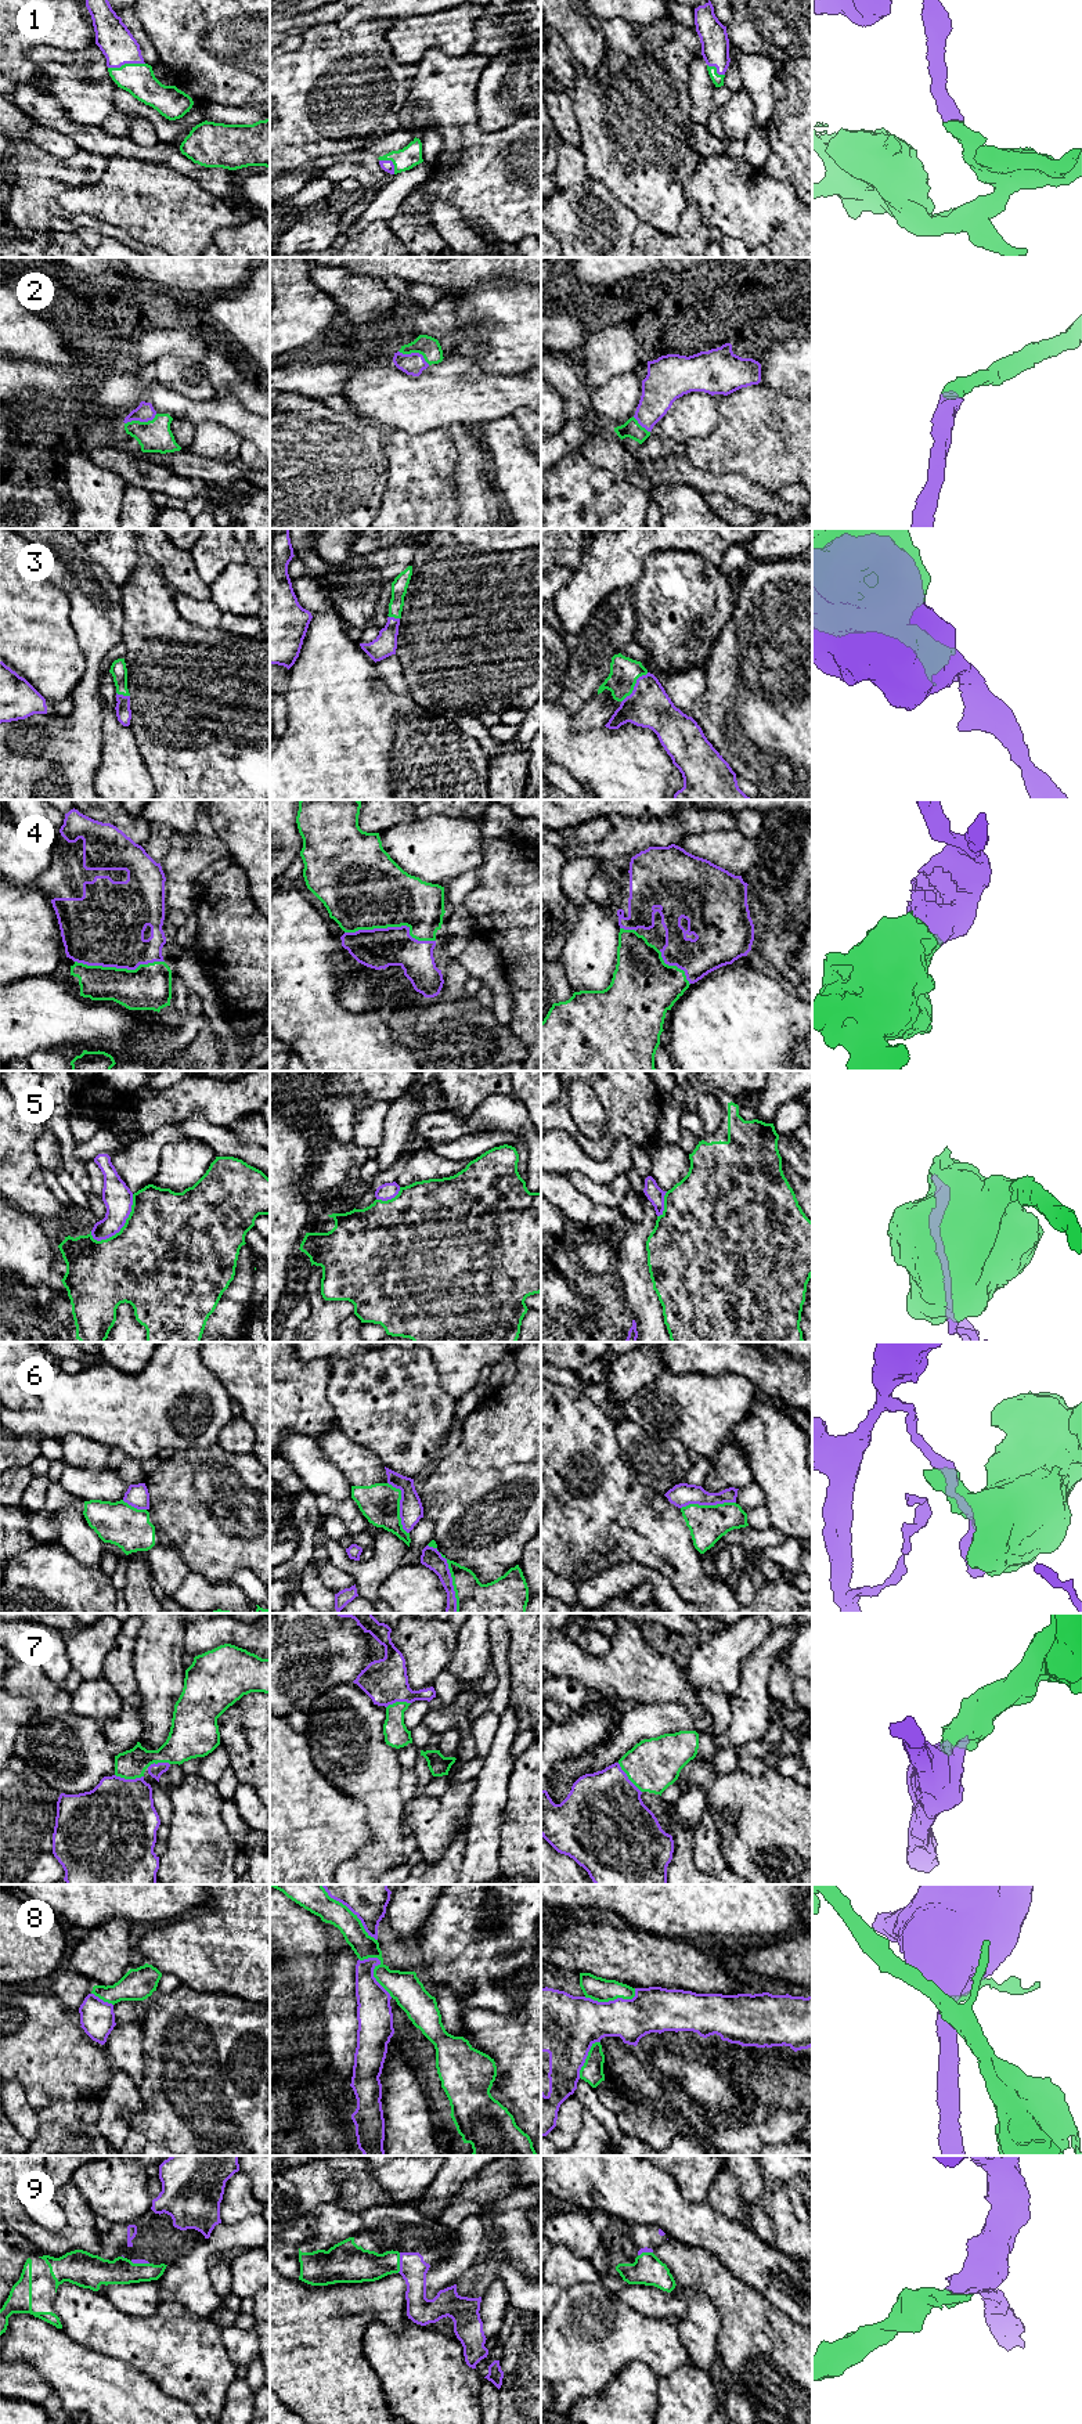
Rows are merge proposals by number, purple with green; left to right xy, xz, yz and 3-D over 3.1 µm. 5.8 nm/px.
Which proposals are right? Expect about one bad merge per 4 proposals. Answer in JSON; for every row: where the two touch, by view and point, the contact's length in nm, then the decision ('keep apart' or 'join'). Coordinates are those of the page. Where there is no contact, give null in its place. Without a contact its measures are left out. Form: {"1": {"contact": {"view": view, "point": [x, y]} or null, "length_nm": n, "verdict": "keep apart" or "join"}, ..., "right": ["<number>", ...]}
{"1": {"contact": {"view": "xy", "point": [126, 62]}, "length_nm": 220, "verdict": "join"}, "2": {"contact": {"view": "xy", "point": [140, 421]}, "length_nm": 200, "verdict": "join"}, "3": {"contact": {"view": "yz", "point": [635, 685]}, "length_nm": 240, "verdict": "join"}, "4": {"contact": {"view": "xz", "point": [392, 927]}, "length_nm": 550, "verdict": "join"}, "5": {"contact": {"view": "xy", "point": [123, 1225]}, "length_nm": 360, "verdict": "keep apart"}, "6": {"contact": {"view": "xz", "point": [451, 1577]}, "length_nm": 440, "verdict": "keep apart"}, "7": {"contact": {"view": "yz", "point": [627, 1778]}, "length_nm": 220, "verdict": "join"}, "8": {"contact": {"view": "xz", "point": [350, 1910]}, "length_nm": 460, "verdict": "keep apart"}, "9": {"contact": {"view": "xz", "point": [400, 2262]}, "length_nm": 120, "verdict": "join"}, "right": ["1", "2", "3", "4", "7", "9"]}

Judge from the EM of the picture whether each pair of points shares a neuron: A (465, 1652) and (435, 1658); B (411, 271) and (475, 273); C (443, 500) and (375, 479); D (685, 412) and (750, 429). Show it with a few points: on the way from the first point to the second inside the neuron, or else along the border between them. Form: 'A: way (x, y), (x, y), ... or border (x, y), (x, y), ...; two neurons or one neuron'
A: border (457, 1627), (457, 1647), (446, 1669); two neurons
B: way (426, 271), (460, 271); one neuron
C: border (386, 453), (386, 490), (377, 513); two neurons
D: border (718, 403), (716, 428), (710, 433), (691, 440); two neurons

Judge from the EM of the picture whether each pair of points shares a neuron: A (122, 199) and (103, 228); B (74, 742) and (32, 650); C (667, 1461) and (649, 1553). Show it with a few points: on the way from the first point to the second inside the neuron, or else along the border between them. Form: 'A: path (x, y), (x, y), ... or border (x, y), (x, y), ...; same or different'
A: border (74, 215), (93, 216), (122, 228), (134, 238); different
B: border (85, 666), (80, 681), (69, 695); different
C: border (633, 1475), (642, 1485), (663, 1494); different

